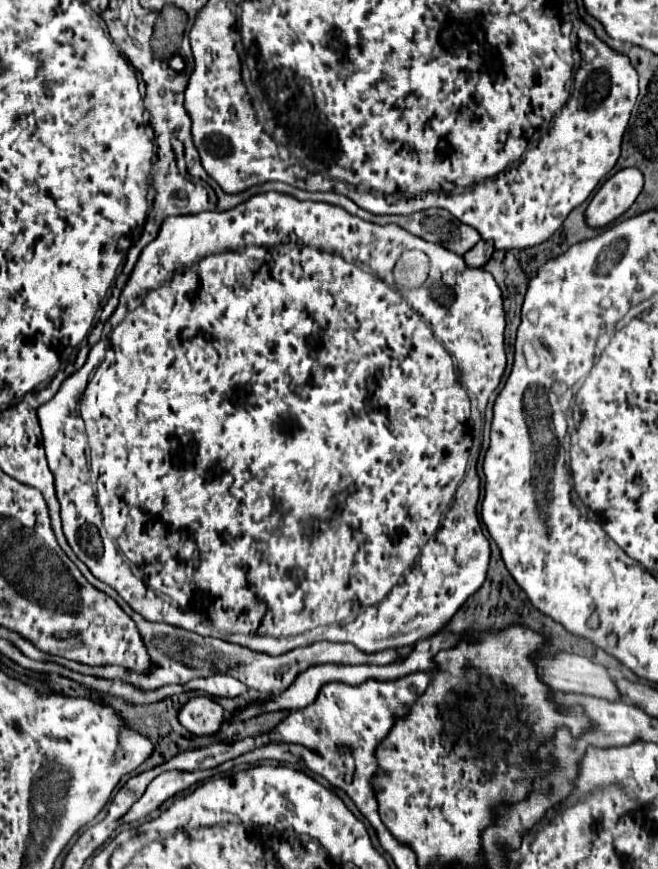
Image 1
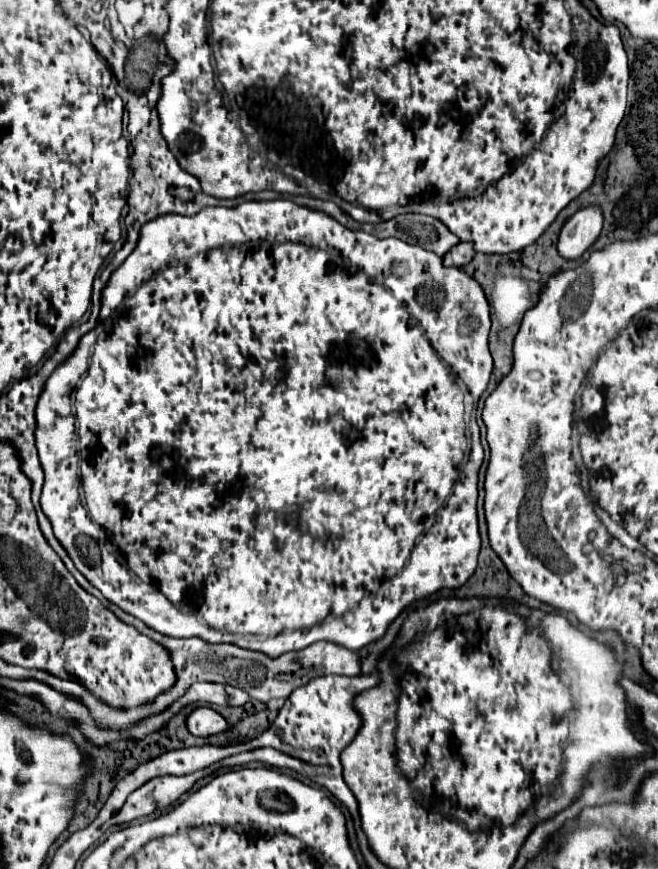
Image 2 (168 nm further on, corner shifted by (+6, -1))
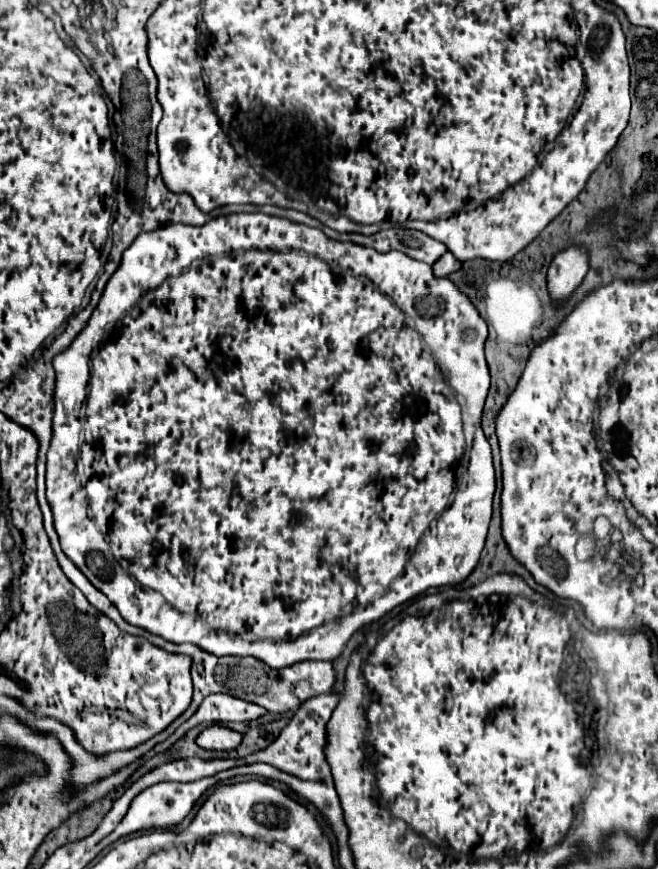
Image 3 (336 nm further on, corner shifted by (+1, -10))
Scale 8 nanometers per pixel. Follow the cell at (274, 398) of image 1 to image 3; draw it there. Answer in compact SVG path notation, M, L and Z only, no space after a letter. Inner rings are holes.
M240 213L240 215L238 215L238 217L236 217L236 225L234 225L234 227L232 227L232 225L230 225L230 223L228 223L228 219L226 219L226 217L218 217L218 219L210 219L210 221L208 221L208 223L206 223L206 225L202 225L202 227L186 227L186 225L174 225L174 223L170 223L170 225L164 225L164 227L158 227L158 229L154 229L154 231L146 231L146 233L140 233L140 235L138 235L138 237L136 237L136 241L134 241L134 243L132 243L132 245L130 245L130 247L128 247L128 249L126 249L126 251L124 251L124 253L122 253L122 261L120 261L120 265L118 265L118 269L116 269L116 271L114 271L114 275L112 275L112 277L110 277L110 281L108 281L108 285L106 285L106 289L104 289L104 293L102 293L102 297L100 297L100 303L98 303L98 307L96 307L96 309L94 309L94 313L92 313L92 315L90 315L90 319L88 319L88 323L86 323L86 325L84 325L84 329L82 329L82 331L80 331L80 333L78 333L78 335L76 335L76 339L74 339L74 341L72 341L72 343L70 343L70 347L66 347L66 349L64 349L64 351L60 351L60 353L58 353L58 355L56 355L56 357L54 357L54 369L56 369L56 409L54 409L54 419L52 419L52 431L54 431L54 435L52 435L52 443L50 443L50 449L48 449L48 463L46 463L46 467L48 467L48 471L46 471L46 497L48 497L48 503L50 503L50 507L52 507L52 513L54 513L54 529L56 529L56 533L58 533L58 537L60 537L60 545L62 545L62 551L64 551L64 553L66 553L66 555L68 555L68 557L70 557L70 559L72 559L72 563L74 563L74 565L76 565L76 567L78 567L78 569L80 569L80 571L82 571L82 573L84 573L84 575L86 575L86 577L88 577L88 581L90 581L90 583L92 583L92 585L94 585L94 587L96 587L96 589L100 589L100 591L102 591L102 593L104 593L104 595L106 595L106 597L108 597L108 599L110 599L110 601L112 601L112 603L114 603L114 605L116 605L116 607L118 607L118 611L120 611L120 615L122 615L122 617L124 617L124 619L126 619L126 621L128 621L128 623L130 623L130 625L136 625L136 627L142 627L142 629L146 629L146 631L150 631L150 633L156 633L156 635L160 635L160 637L164 637L164 639L168 639L168 641L172 641L172 643L194 643L194 645L200 645L200 647L202 647L202 649L208 649L208 653L216 653L216 655L218 655L218 657L224 657L224 655L250 655L250 657L256 657L256 659L260 659L260 661L264 661L264 663L266 663L266 665L272 665L272 669L282 669L282 667L288 667L288 665L294 665L294 663L300 663L300 661L308 661L308 659L318 659L318 661L334 661L334 659L336 659L336 657L338 657L338 655L340 655L340 653L342 653L342 649L344 649L344 645L346 645L346 643L348 643L348 639L350 639L350 637L352 637L352 633L356 633L356 631L358 631L358 629L362 629L362 627L364 627L364 625L370 625L370 623L372 623L372 621L378 621L378 619L380 619L380 617L382 617L382 615L386 615L386 613L388 613L388 611L392 611L392 609L394 609L394 607L396 607L396 605L400 605L400 603L404 603L404 601L408 601L408 599L412 599L412 597L416 597L416 595L420 595L420 593L424 593L424 591L428 591L428 589L430 589L430 587L442 587L442 585L456 585L456 583L460 583L460 581L464 581L464 579L466 579L466 577L468 577L468 575L470 575L470 573L472 573L472 569L474 569L474 567L476 567L476 563L478 563L478 559L480 559L480 553L482 553L482 549L484 549L484 539L486 539L486 533L488 533L488 523L490 523L490 517L492 517L492 497L494 497L494 489L496 489L496 483L494 483L494 466L493 466L493 458L492 458L492 453L491 453L491 448L490 448L490 445L489 445L489 443L488 443L488 441L487 441L487 439L486 439L486 437L485 437L485 435L484 435L484 432L483 432L483 430L482 430L482 429L481 429L481 426L480 426L480 424L481 424L481 416L482 416L482 413L483 413L483 410L484 410L484 406L485 406L485 401L486 401L486 393L488 393L488 387L490 387L490 375L488 375L488 365L486 365L486 359L484 359L484 341L486 341L486 337L488 337L488 327L486 327L486 323L484 323L484 319L482 319L482 317L480 317L480 315L478 315L478 311L476 311L476 309L474 309L474 305L472 305L472 303L470 303L470 301L468 301L468 297L464 297L464 295L462 295L462 293L460 293L460 291L458 291L458 289L456 289L456 287L454 287L454 285L452 285L452 283L450 283L450 281L448 281L448 279L440 279L440 277L434 277L434 275L432 275L432 267L430 267L430 265L424 265L424 263L420 263L420 261L412 261L412 259L410 259L410 257L404 257L404 253L396 253L396 251L388 251L388 253L380 253L380 251L376 251L376 249L368 249L368 247L360 247L360 245L352 245L352 243L340 243L340 241L332 241L332 239L328 239L328 237L326 237L326 235L324 235L324 233L322 233L322 231L320 231L320 229L314 229L314 227L306 227L306 225L298 225L298 223L292 223L292 221L288 221L288 219L280 219L280 217L270 217L270 215L264 215L264 213ZM260 249L268 249L268 253L260 253ZM374 295L376 295L376 297L374 297ZM350 339L352 339L352 341L350 341ZM92 395L108 395L108 397L96 397L96 401L90 401L90 397L92 397ZM456 398L457 398L457 399L456 399ZM86 401L88 401L88 405L86 405ZM458 402L459 402L459 403L458 403ZM460 405L461 405L461 406L462 406L462 407L460 407ZM82 407L84 407L84 409L86 409L86 410L85 410L85 412L84 412L84 415L82 415L82 417L80 417L80 409L82 409ZM460 409L462 409L462 417L460 417ZM88 419L90 419L90 427L88 427ZM462 420L463 420L463 429L462 429ZM82 423L84 423L84 425L86 425L86 429L80 429L80 427L82 427ZM94 428L95 428L95 429L94 429ZM96 429L98 429L98 431L100 431L100 429L102 429L102 431L100 431L100 433L98 433L98 431L96 431ZM464 434L465 434L465 436L470 436L470 437L468 437L468 439L470 439L470 438L471 438L471 442L472 442L472 445L471 445L471 448L470 448L470 451L469 451L469 461L468 461L468 463L464 463L464 461L462 461L462 457L464 457L464 449L466 449L466 441L464 441ZM126 441L128 441L128 445L126 445ZM106 447L108 447L108 451L106 451ZM58 479L60 479L60 481L58 481ZM454 489L456 489L456 491L454 491ZM50 491L52 491L52 493L50 493ZM328 491L334 491L334 495L324 495L324 493L328 493ZM418 541L420 541L420 543L418 543ZM418 545L420 545L420 551L418 551ZM316 655L320 655L320 657L316 657Z

